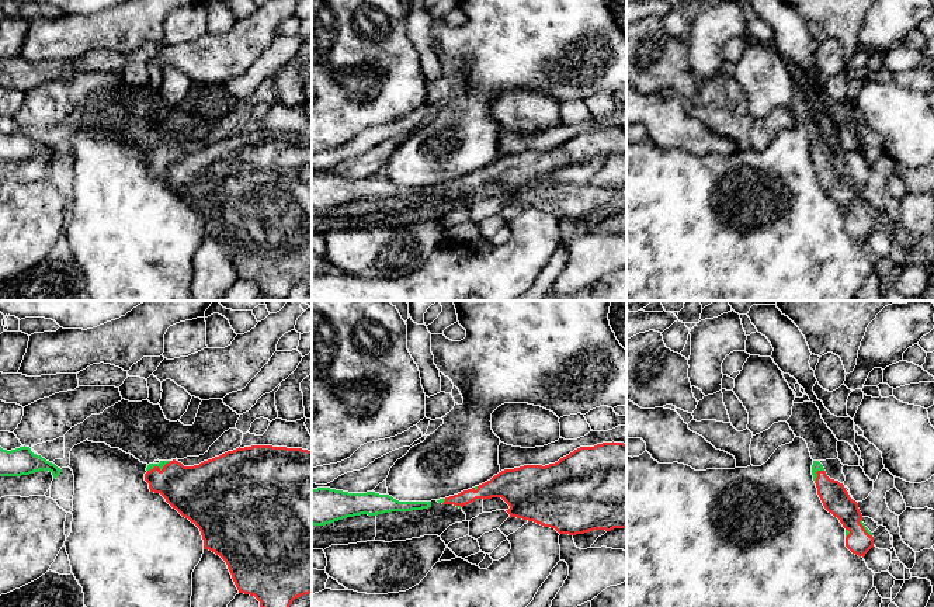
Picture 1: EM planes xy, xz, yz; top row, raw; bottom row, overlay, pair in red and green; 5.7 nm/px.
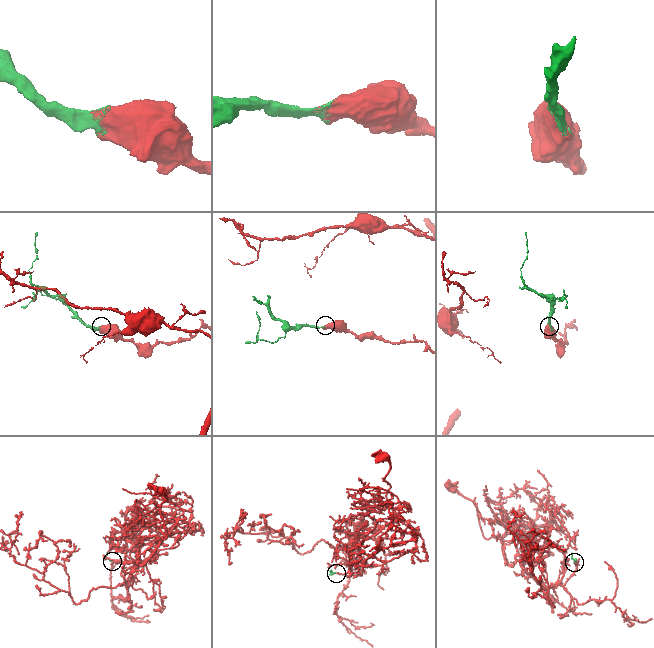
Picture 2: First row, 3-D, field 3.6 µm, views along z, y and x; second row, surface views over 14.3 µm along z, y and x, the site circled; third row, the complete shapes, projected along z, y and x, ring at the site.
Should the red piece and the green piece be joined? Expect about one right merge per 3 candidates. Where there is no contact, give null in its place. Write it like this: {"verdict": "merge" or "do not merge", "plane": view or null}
{"verdict": "merge", "plane": "yz"}

